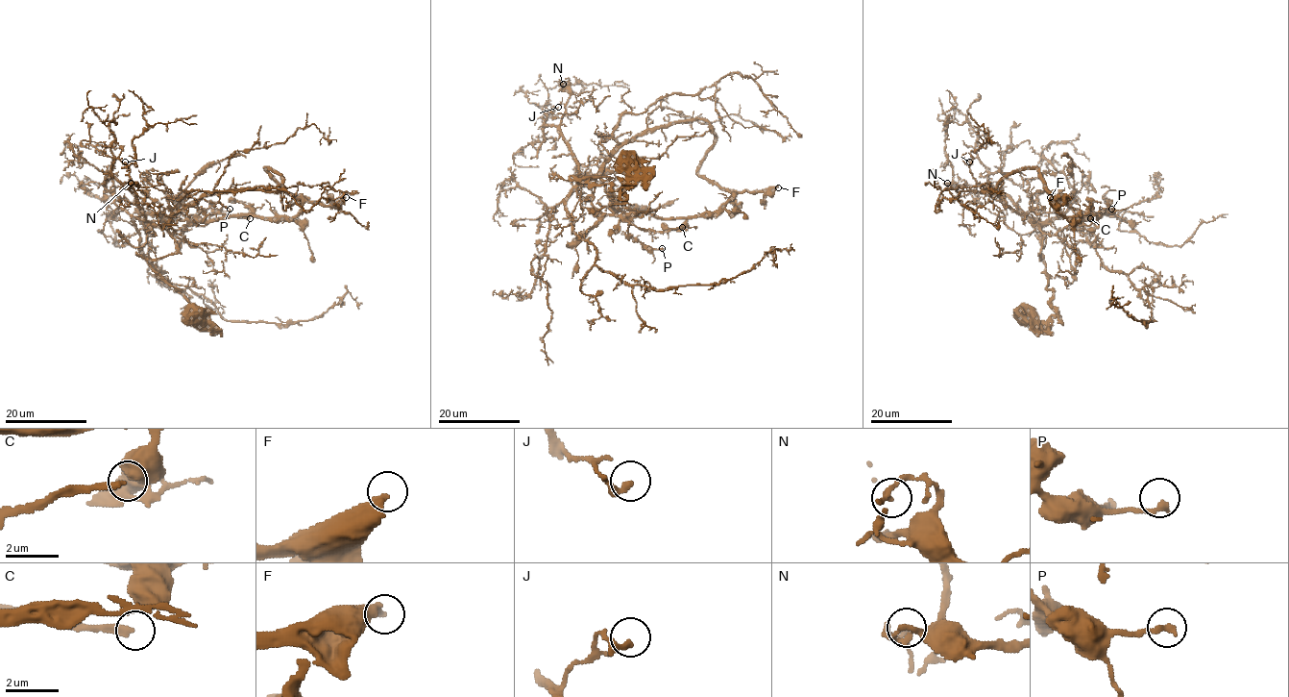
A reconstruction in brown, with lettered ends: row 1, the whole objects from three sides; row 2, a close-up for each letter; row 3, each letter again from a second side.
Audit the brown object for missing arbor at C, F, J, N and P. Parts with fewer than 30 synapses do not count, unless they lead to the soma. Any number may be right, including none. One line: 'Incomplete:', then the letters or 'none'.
Incomplete: C, F

